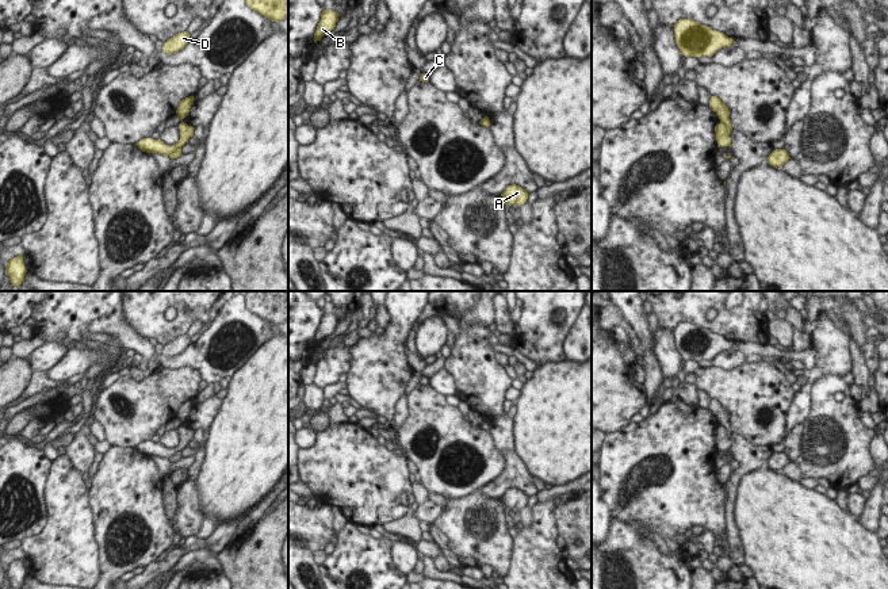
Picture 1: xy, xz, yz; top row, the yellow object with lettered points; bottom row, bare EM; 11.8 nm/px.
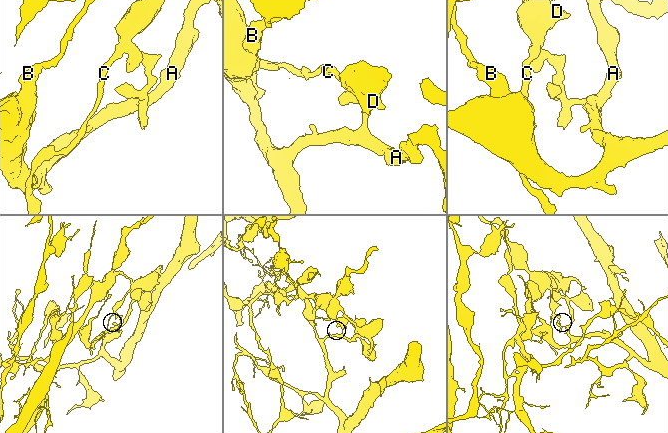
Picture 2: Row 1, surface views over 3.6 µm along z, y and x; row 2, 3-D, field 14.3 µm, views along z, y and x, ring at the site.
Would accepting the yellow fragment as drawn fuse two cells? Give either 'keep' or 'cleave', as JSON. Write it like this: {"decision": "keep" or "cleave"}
{"decision": "cleave"}

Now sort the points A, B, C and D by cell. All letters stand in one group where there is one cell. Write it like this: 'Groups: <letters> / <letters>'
Groups: A B / C D

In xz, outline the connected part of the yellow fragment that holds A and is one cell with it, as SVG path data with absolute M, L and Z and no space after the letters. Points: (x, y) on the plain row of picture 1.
M516 487L508 489L501 497L504 506L508 509L517 508L521 509L527 506L528 496Z

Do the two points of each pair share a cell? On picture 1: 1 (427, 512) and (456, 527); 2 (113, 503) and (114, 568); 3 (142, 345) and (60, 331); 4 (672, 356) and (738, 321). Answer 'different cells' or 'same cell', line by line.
1: different cells
2: same cell
3: same cell
4: different cells

